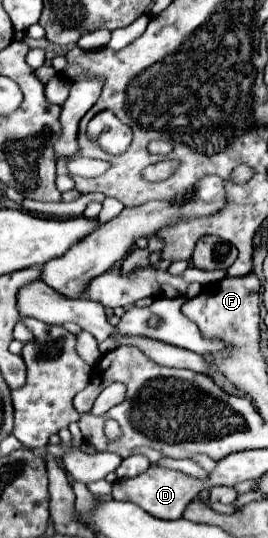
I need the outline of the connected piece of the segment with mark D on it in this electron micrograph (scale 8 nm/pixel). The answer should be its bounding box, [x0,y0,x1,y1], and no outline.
[113,467,205,519]

